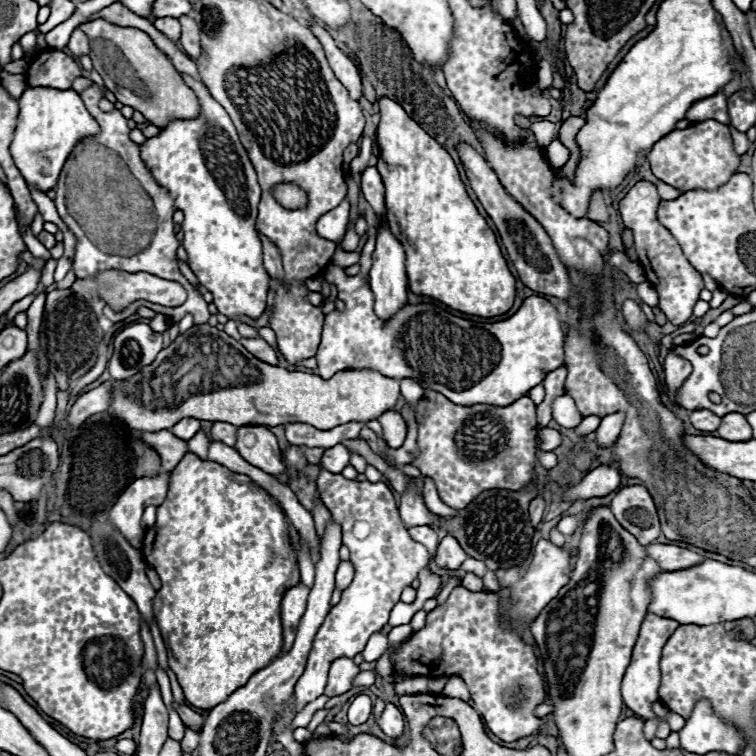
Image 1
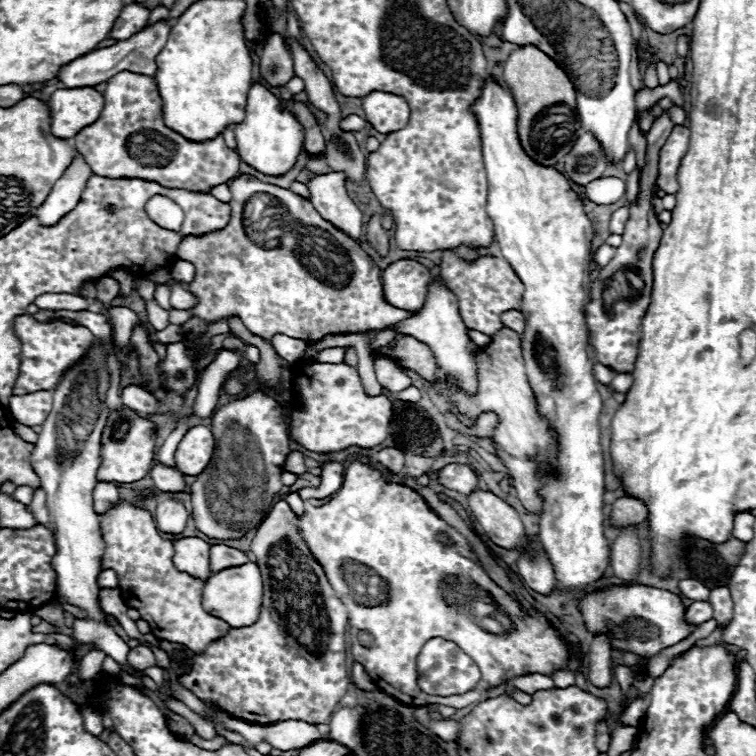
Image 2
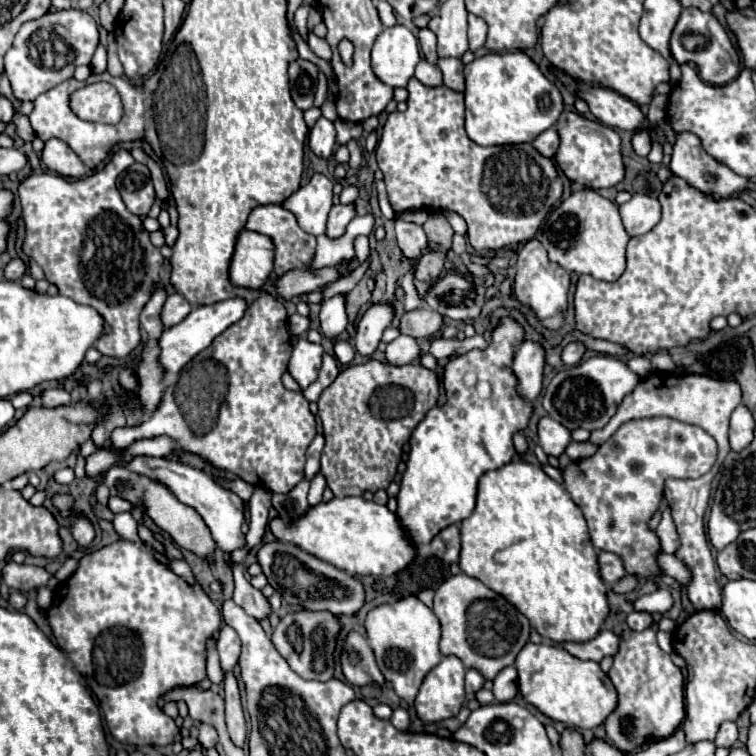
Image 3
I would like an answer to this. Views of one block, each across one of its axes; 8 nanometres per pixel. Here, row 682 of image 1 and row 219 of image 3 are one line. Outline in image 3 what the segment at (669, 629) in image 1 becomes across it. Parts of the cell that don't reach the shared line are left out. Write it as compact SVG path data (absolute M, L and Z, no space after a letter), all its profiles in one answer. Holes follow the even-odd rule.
M632 194L632 198L620 206L620 216L628 236L646 234L660 222L660 202L646 194Z

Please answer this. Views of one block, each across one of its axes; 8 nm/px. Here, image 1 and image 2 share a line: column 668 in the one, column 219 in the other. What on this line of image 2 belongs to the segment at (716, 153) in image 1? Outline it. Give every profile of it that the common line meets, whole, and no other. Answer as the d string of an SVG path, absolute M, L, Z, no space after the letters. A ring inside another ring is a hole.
M118 72L116 76L106 80L106 90L104 90L104 110L100 118L86 126L82 132L78 132L72 138L76 150L84 156L86 164L90 170L98 176L104 178L140 178L148 182L158 182L164 188L182 188L190 192L200 192L208 194L214 186L224 184L232 178L236 178L238 168L240 168L240 156L230 150L218 134L212 140L206 142L192 142L180 136L178 132L170 130L164 124L164 112L162 112L162 98L158 94L158 88L150 76L144 74L134 74L134 72Z

